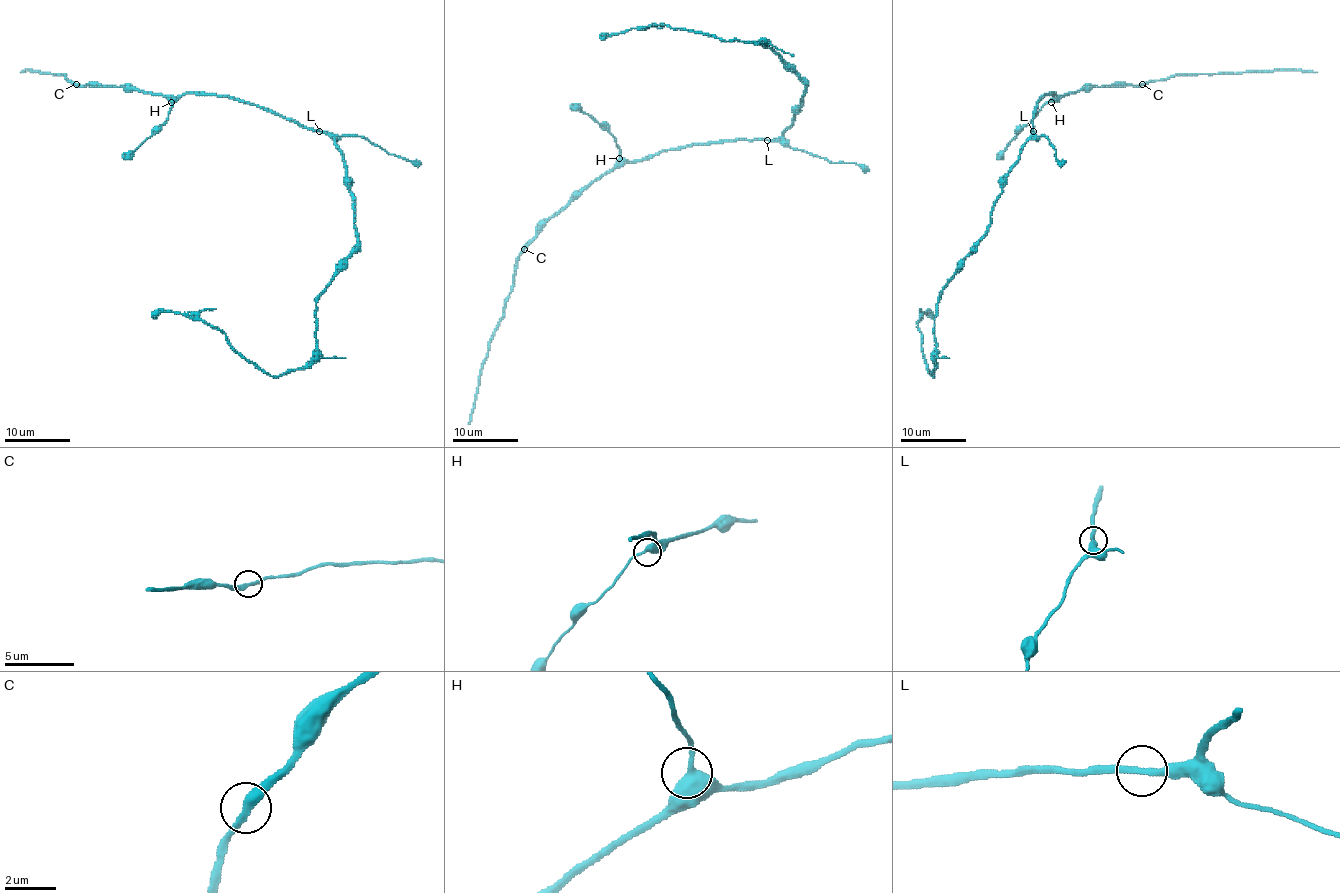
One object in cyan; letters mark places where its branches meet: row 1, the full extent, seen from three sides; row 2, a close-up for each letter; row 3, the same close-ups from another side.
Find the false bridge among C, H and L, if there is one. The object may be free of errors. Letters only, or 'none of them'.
none of them

